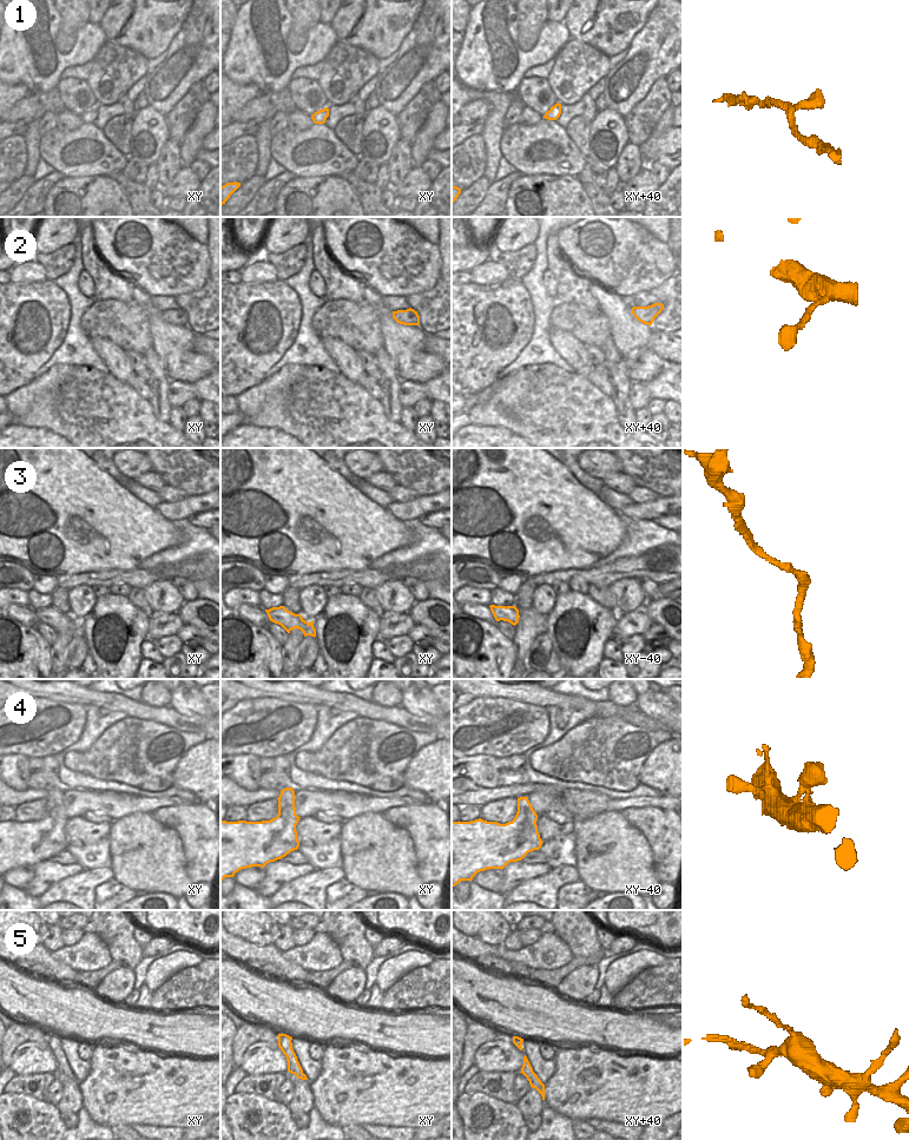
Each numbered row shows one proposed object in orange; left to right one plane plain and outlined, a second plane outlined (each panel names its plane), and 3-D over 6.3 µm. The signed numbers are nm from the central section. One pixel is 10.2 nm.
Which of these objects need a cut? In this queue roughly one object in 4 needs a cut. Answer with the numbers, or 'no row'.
5

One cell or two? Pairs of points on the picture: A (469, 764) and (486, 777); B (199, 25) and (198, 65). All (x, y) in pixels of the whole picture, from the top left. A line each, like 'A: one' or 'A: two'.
A: one
B: one

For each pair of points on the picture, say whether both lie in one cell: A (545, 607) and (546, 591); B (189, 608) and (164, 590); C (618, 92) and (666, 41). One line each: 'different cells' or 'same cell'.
A: same cell
B: different cells
C: same cell

